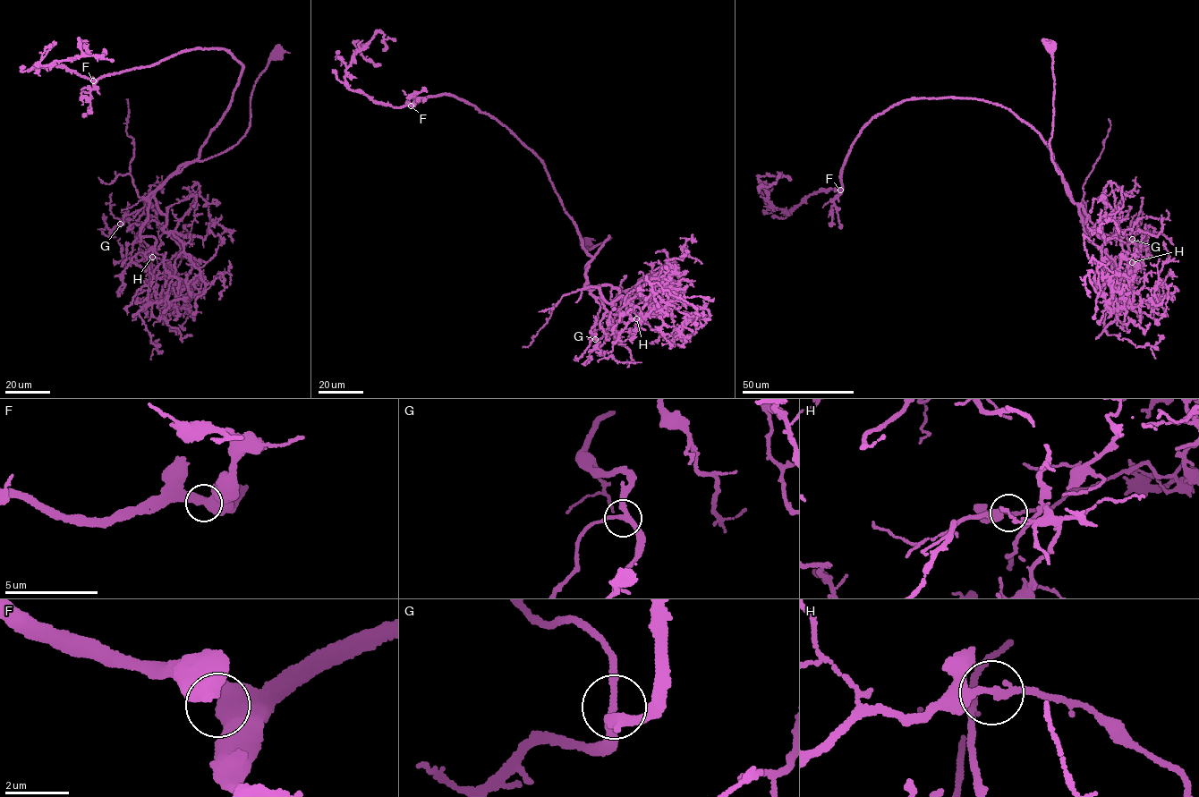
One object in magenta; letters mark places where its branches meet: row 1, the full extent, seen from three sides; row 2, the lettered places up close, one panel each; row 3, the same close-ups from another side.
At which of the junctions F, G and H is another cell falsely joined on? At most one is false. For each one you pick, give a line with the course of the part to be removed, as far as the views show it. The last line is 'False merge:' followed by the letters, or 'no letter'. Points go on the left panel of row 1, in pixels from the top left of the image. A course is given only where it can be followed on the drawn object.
H: (152, 257), (170, 268), (158, 302), (145, 304), (139, 312), (157, 349), (154, 344), (158, 340)
False merge: H

